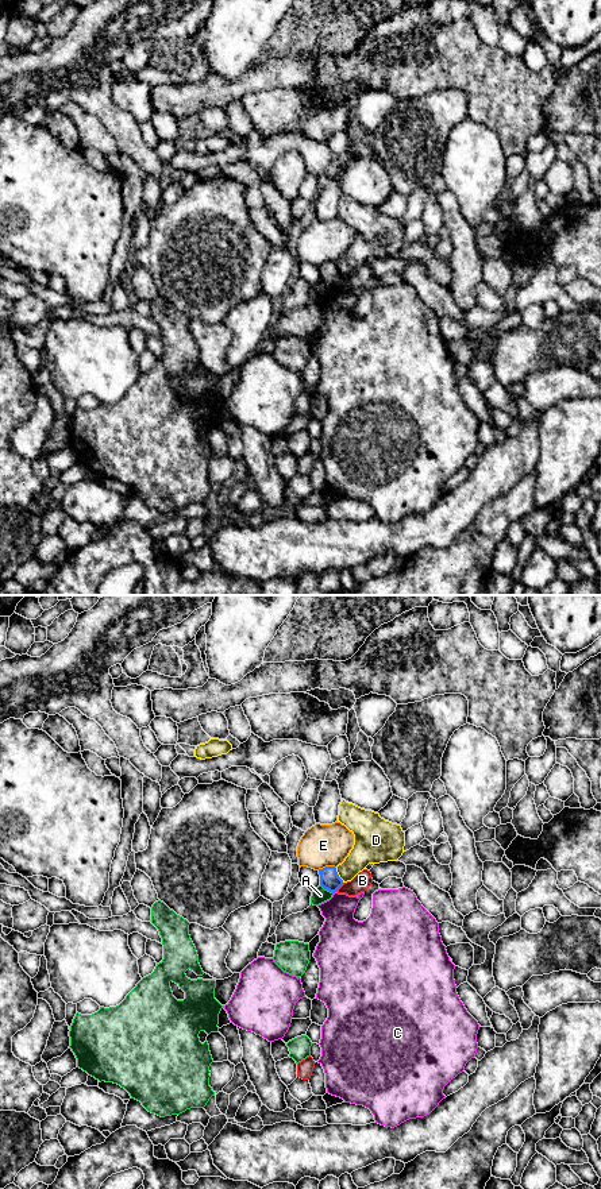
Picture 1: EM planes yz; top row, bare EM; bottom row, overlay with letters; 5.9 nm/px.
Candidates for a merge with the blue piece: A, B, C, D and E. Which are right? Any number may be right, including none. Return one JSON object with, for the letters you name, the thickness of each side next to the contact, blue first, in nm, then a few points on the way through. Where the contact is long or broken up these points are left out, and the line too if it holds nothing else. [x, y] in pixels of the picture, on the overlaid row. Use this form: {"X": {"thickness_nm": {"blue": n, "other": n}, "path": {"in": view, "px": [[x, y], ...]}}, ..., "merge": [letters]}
{"merge": []}

